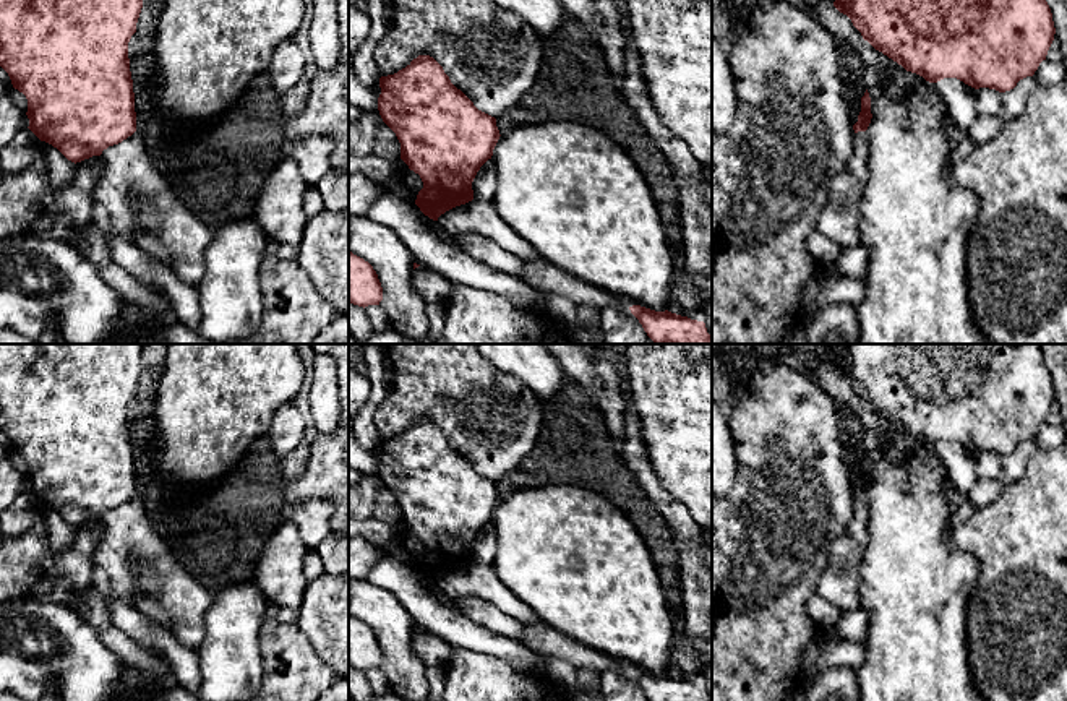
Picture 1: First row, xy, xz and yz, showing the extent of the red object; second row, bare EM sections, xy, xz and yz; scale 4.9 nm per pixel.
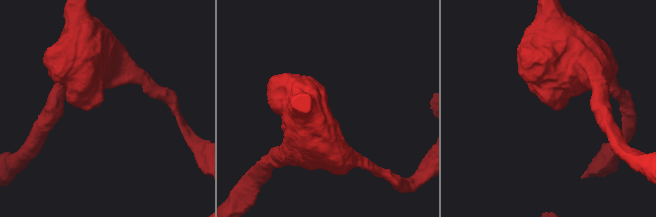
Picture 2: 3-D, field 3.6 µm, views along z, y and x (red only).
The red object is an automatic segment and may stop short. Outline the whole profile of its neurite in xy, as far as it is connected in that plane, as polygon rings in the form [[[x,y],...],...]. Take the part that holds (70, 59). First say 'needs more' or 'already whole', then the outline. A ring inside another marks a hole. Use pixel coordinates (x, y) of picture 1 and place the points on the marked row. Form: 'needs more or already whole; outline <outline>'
already whole; outline [[[0,0],[0,67],[28,99],[28,128],[75,164],[136,131],[128,42],[141,8],[143,0]]]

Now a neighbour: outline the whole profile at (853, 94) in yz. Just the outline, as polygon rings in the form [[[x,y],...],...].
[[[837,45],[840,57],[840,78],[843,83],[843,96],[848,102],[850,120],[855,125],[861,112],[861,97],[869,83],[869,73],[859,54],[850,45]]]

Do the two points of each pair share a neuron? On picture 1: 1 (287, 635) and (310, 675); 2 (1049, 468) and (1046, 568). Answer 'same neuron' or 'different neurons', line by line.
1: same neuron
2: same neuron

